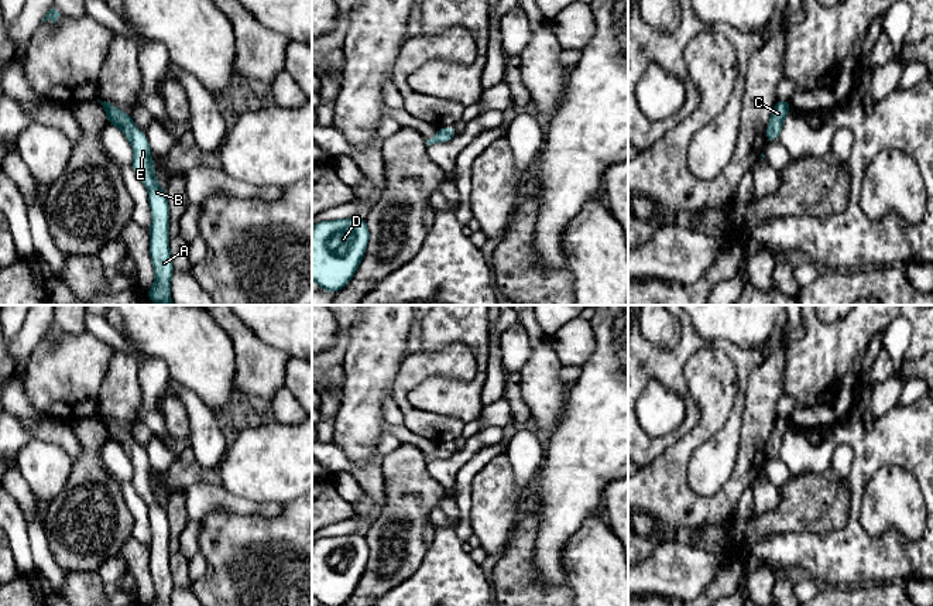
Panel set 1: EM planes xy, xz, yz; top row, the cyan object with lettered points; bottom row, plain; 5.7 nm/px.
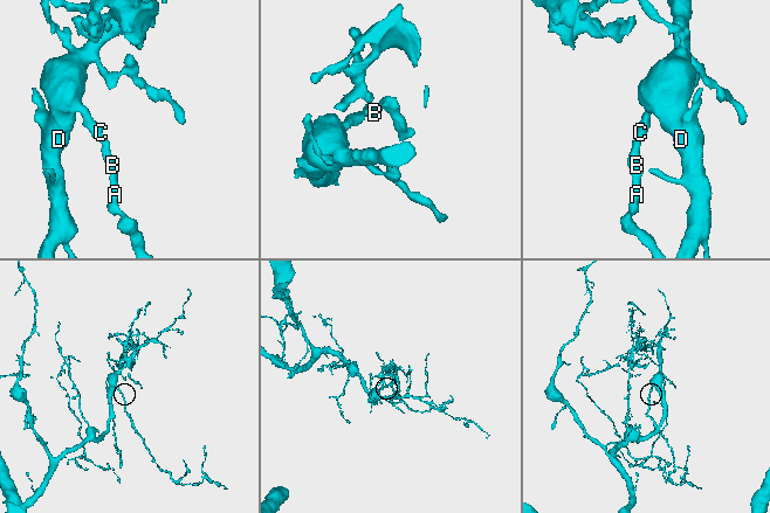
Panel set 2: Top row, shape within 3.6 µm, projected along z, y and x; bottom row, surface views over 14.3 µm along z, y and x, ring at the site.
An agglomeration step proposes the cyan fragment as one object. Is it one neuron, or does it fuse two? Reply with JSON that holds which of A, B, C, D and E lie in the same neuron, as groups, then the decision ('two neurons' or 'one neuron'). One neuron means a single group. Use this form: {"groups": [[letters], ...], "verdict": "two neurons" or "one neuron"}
{"groups": [["A", "B", "C", "D", "E"]], "verdict": "one neuron"}

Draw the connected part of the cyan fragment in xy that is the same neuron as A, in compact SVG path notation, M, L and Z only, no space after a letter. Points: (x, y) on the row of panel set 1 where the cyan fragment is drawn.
M99 100L103 106L107 123L119 127L133 147L131 168L148 191L151 206L150 256L154 266L155 283L145 292L155 305L172 305L171 275L174 264L169 251L169 205L165 191L159 186L154 174L154 161L145 133L137 129L133 117L109 102Z

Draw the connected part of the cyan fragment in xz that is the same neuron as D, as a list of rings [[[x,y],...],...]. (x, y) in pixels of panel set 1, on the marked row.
[[[364,218],[322,220],[312,227],[312,280],[330,292],[347,285],[370,240]]]

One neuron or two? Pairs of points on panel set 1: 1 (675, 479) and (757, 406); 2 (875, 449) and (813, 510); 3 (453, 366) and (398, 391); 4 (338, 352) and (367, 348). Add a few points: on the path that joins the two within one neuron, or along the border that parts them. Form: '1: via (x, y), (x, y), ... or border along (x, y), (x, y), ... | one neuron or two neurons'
1: via (707, 502), (717, 502), (744, 475), (753, 441) | one neuron
2: border along (850, 485), (849, 519) | two neurons
3: via (439, 366), (424, 366), (412, 377) | one neuron
4: border along (357, 319), (349, 334), (342, 383) | two neurons

